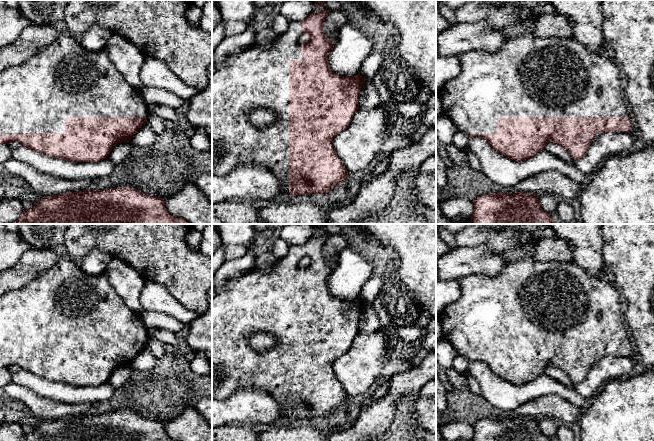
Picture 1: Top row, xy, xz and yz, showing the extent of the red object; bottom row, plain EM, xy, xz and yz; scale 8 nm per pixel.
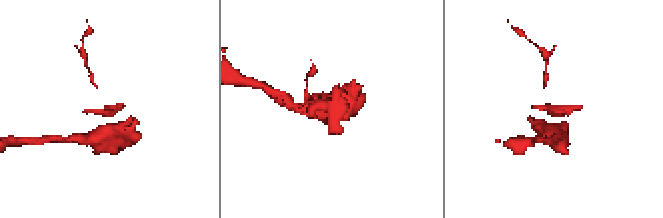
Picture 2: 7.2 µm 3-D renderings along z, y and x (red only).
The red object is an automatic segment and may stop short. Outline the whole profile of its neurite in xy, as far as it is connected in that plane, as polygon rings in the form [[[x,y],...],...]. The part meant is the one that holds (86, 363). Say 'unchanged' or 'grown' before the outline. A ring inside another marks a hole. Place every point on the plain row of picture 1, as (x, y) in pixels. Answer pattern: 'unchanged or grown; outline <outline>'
grown; outline [[[60,258],[54,266],[39,274],[21,289],[9,291],[0,296],[0,368],[18,365],[21,369],[50,381],[73,386],[99,386],[109,380],[115,369],[130,365],[136,355],[146,348],[149,339],[148,328],[143,322],[141,314],[132,311],[125,304],[110,284],[106,271],[99,275],[89,275],[83,272],[80,266],[66,258]]]

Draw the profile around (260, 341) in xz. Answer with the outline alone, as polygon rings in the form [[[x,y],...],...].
[[[252,332],[248,337],[249,345],[257,352],[264,352],[274,347],[276,339],[269,333]]]

